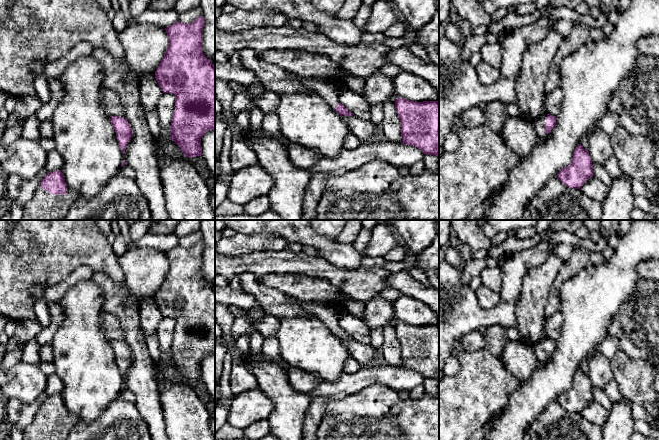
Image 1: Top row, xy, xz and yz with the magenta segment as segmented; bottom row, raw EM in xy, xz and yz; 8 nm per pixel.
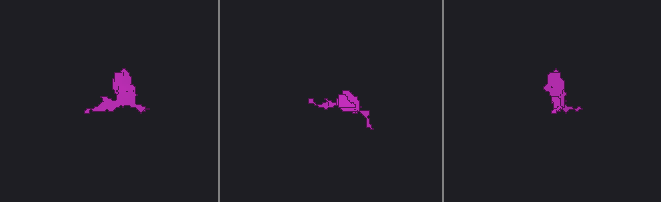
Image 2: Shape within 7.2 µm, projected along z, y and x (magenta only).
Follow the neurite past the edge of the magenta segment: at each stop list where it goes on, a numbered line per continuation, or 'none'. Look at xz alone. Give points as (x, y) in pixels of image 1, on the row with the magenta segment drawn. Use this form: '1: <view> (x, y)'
1: xz (325, 90)

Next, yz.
1: yz (539, 123)

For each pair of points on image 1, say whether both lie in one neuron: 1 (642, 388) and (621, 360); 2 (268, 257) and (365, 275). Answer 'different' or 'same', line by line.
1: same
2: same

